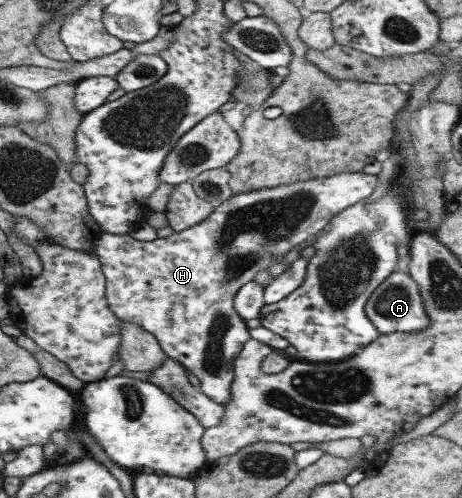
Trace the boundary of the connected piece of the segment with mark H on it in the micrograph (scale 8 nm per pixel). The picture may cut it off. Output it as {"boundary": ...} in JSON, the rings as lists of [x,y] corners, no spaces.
{"boundary":[[[338,172],[338,174],[333,174],[331,177],[325,176],[317,179],[308,179],[307,181],[295,181],[293,185],[279,185],[279,187],[274,187],[275,189],[237,191],[237,193],[233,193],[232,197],[229,197],[229,200],[223,201],[219,206],[215,206],[214,210],[201,223],[181,230],[180,232],[173,232],[166,238],[157,238],[153,241],[139,241],[127,233],[125,235],[104,233],[96,241],[95,254],[97,254],[101,262],[102,272],[106,277],[107,303],[119,319],[140,325],[145,329],[145,332],[151,333],[168,357],[179,361],[199,379],[200,390],[207,397],[210,397],[213,401],[225,407],[231,399],[231,384],[234,380],[234,361],[243,349],[244,343],[251,339],[249,328],[245,325],[245,320],[234,308],[234,297],[239,291],[239,288],[253,280],[257,273],[271,266],[276,257],[282,257],[282,255],[289,253],[291,249],[295,249],[297,245],[301,245],[303,241],[307,241],[311,235],[317,235],[336,213],[347,209],[351,205],[360,204],[365,201],[365,199],[374,193],[377,183],[379,183],[377,175],[364,172]]]}

